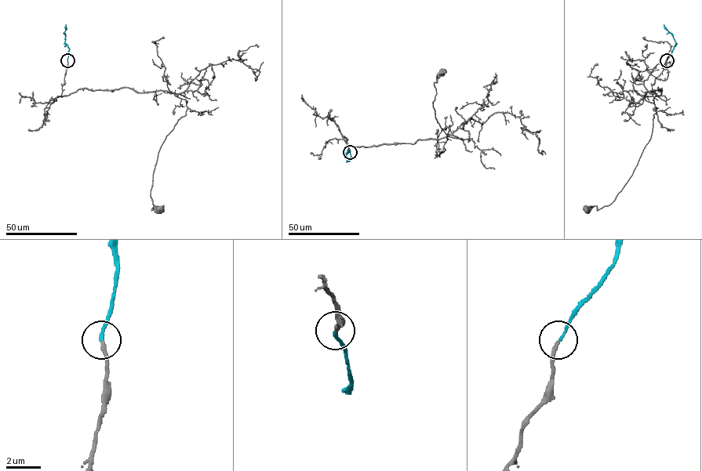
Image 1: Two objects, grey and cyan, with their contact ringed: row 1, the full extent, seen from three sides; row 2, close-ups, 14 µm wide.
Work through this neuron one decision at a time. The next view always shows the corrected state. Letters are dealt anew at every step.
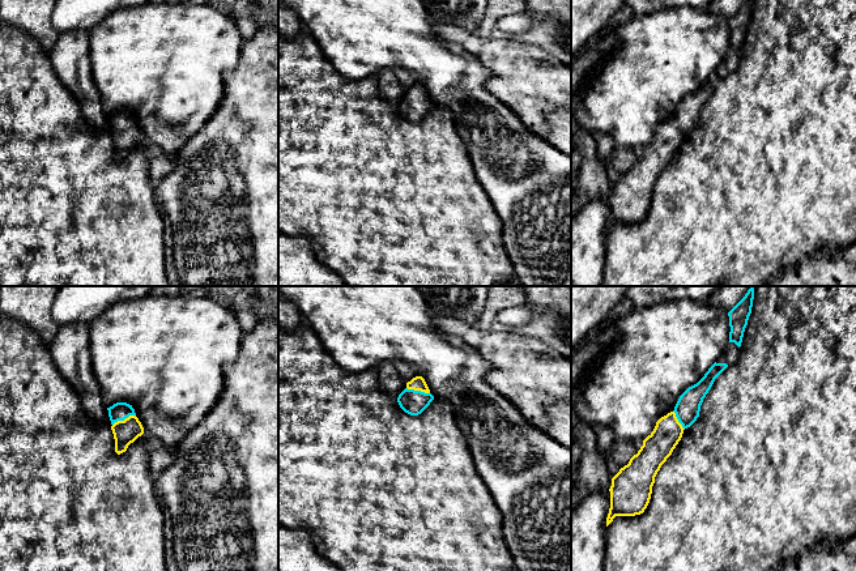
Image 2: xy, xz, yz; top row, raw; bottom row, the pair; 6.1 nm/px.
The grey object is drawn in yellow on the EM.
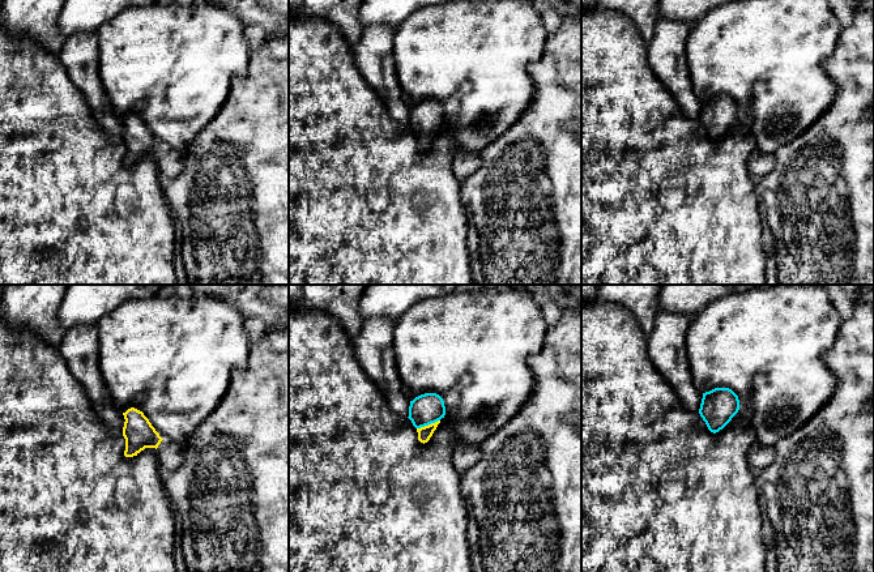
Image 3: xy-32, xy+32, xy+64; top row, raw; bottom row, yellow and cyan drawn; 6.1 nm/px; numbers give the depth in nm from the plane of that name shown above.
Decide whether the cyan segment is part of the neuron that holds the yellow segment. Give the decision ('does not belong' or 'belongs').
belongs

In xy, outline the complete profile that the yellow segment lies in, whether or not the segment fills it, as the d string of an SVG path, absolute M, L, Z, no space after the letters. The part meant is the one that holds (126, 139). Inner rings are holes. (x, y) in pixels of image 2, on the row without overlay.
M116 110L107 115L111 137L118 162L127 158L128 153L144 141L144 135L136 124L135 116L127 110Z

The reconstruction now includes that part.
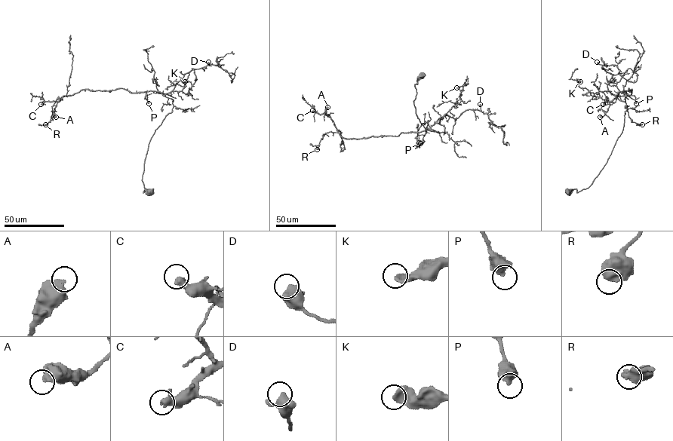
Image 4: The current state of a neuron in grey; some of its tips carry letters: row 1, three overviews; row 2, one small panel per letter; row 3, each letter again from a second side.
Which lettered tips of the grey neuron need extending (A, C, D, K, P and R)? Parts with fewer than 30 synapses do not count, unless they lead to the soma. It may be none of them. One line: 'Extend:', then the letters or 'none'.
Extend: C

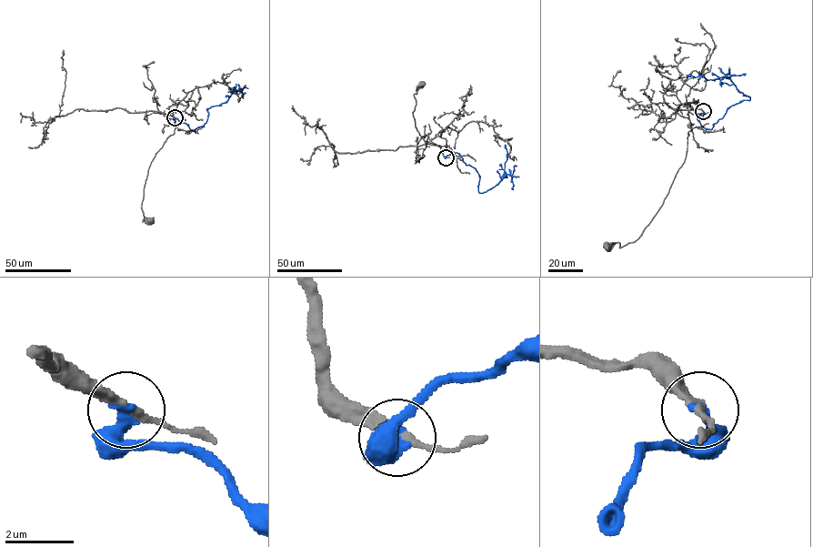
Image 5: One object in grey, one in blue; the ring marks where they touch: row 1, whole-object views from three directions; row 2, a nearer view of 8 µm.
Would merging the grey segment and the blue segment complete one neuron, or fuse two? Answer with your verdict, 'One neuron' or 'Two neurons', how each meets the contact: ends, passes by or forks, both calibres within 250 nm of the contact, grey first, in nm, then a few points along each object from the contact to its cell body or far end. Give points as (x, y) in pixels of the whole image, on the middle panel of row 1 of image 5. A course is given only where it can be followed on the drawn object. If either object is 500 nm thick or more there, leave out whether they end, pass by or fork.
One neuron. At the ring grey passes by. At the ring blue ends. Thickness 200 nm (grey) against 400 nm. Course of grey: (446, 157), (429, 142), (436, 136), (445, 138), (446, 148), (426, 143), (415, 126), (414, 94), (421, 84). Course of blue: (446, 157), (457, 152), (466, 165), (474, 167), (482, 193), (503, 177), (507, 159), (505, 144)

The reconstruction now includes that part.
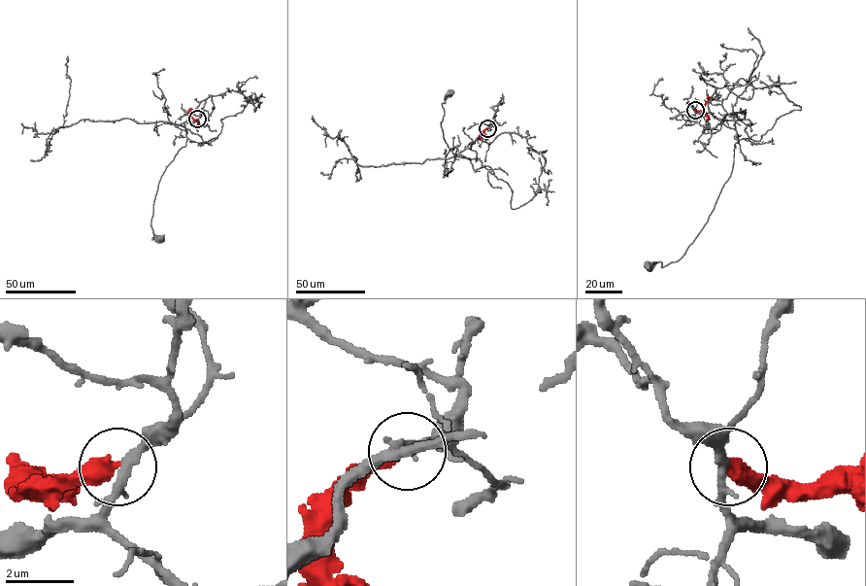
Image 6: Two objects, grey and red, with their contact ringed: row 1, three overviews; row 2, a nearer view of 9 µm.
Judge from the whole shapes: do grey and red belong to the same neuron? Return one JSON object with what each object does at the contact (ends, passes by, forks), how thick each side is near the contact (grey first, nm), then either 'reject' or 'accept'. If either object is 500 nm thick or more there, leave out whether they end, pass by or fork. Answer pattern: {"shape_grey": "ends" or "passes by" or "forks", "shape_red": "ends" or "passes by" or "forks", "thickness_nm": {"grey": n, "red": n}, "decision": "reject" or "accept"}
{"shape_grey": "passes by", "shape_red": "ends", "thickness_nm": {"grey": 280, "red": 360}, "decision": "reject"}

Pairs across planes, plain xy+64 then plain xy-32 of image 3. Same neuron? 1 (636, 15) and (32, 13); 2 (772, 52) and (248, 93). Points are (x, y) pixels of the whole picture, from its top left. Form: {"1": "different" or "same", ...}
{"1": "same", "2": "different"}

